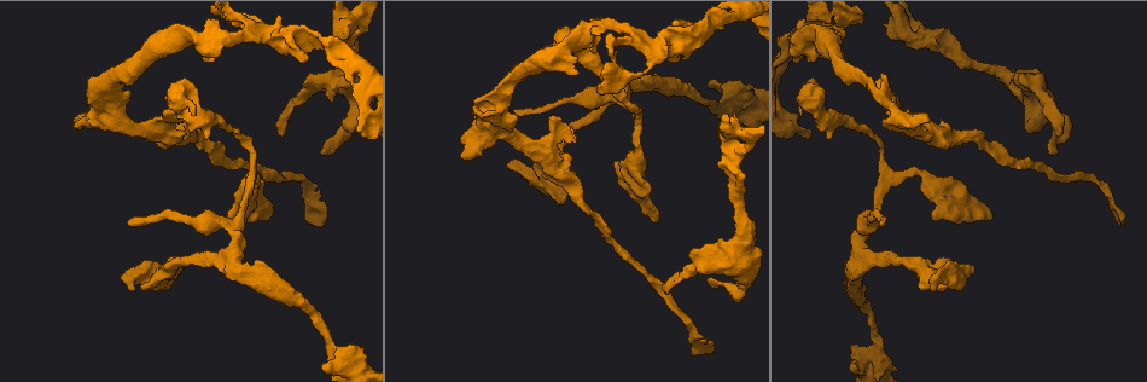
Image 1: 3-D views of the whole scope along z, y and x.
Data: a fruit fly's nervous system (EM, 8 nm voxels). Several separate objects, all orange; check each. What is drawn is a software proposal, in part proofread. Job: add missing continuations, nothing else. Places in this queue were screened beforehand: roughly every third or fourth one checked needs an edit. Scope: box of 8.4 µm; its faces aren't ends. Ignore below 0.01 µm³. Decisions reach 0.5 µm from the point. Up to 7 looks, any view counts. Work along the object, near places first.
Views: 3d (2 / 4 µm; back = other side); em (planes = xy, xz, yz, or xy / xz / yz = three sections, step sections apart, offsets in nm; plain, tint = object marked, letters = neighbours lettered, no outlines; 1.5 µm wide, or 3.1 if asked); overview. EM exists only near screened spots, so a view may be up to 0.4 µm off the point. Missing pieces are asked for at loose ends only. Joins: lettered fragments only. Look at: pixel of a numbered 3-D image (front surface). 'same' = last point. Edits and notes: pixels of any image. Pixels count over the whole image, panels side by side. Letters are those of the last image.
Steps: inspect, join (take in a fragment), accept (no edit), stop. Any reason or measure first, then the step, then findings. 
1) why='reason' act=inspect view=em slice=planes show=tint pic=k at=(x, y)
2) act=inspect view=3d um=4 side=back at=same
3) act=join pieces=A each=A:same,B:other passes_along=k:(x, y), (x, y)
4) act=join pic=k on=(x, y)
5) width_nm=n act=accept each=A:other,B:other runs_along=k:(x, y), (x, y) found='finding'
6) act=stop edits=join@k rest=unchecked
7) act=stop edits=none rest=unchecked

why='branch stops here' act=inspect view=em slice=planes show=letters pic=1 at=(1124, 226)

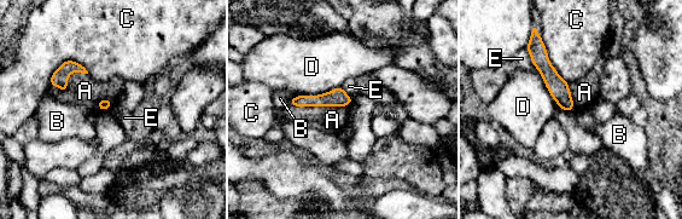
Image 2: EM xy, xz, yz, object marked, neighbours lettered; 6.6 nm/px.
width_nm=80 act=join pieces=A each=A:same,B:other,C:other,D:other,E:other passes_along=2:(337, 97), (320, 105), (332, 120) found='the neuron continues'

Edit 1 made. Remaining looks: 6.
why='free end' act=inspect view=em slice=xz step=4 show=tint pic=1 at=(332, 101)

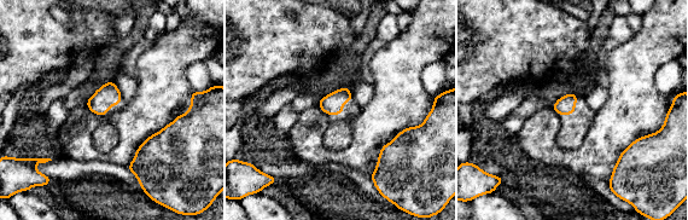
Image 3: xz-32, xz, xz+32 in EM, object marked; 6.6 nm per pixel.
act=inspect view=em slice=planes show=letters at=same

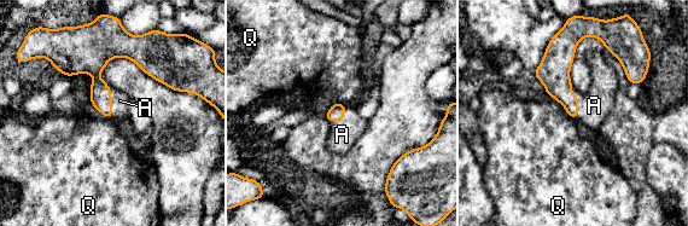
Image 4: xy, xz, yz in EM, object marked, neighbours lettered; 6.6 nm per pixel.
act=join pieces=A each=A:same,Q:other found='it goes on there'

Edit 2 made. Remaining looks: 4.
why='thin end' act=inspect view=em slice=yz step=4 show=tint pic=1 at=(882, 221)

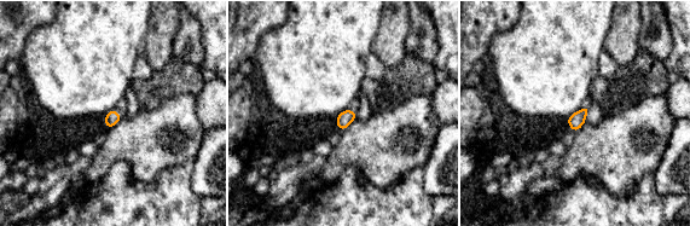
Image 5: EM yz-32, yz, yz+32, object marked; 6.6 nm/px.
act=inspect view=em slice=planes show=letters at=same

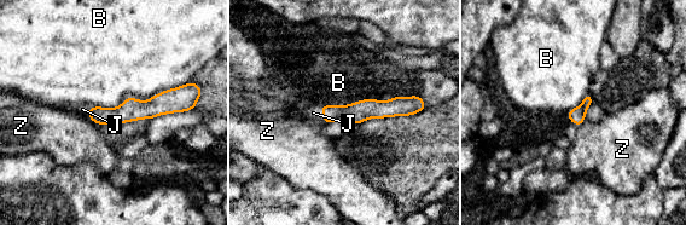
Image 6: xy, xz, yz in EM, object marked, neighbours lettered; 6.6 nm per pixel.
act=join pieces=J each=B:other,J:same,Z:other passes_along=6:(359, 111), (323, 115), (313, 113) found='the neuron continues'

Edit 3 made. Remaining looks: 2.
act=stop edits=join@2,join@4,join@6 rest=unchecked

